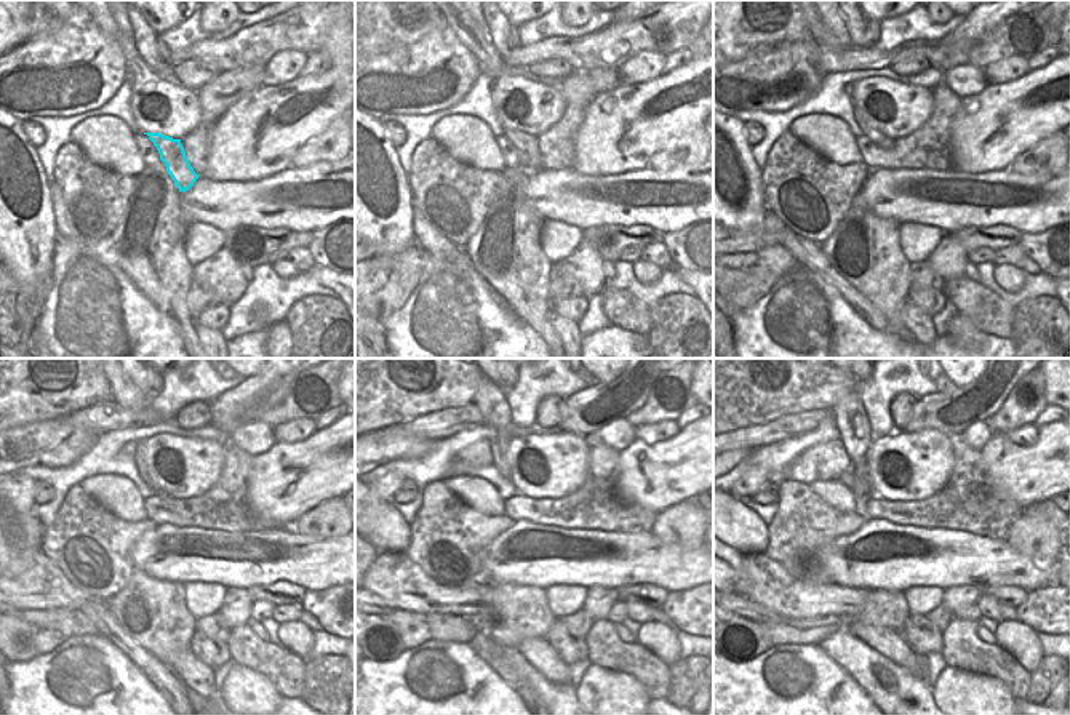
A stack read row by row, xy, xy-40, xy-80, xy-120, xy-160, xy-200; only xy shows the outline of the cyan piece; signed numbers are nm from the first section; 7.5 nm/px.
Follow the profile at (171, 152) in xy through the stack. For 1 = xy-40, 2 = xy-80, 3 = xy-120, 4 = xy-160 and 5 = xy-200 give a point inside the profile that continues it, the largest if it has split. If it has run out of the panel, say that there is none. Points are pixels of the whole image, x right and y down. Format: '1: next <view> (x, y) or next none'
1: next xy-40 (528, 149)
2: next xy-80 (875, 136)
3: next xy-120 (139, 455)
4: next xy-160 (490, 399)
5: next xy-200 (856, 435)

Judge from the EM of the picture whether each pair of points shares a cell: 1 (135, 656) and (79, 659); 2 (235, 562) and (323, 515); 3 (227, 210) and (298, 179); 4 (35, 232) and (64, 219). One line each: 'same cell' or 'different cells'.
1: different cells
2: different cells
3: same cell
4: different cells

